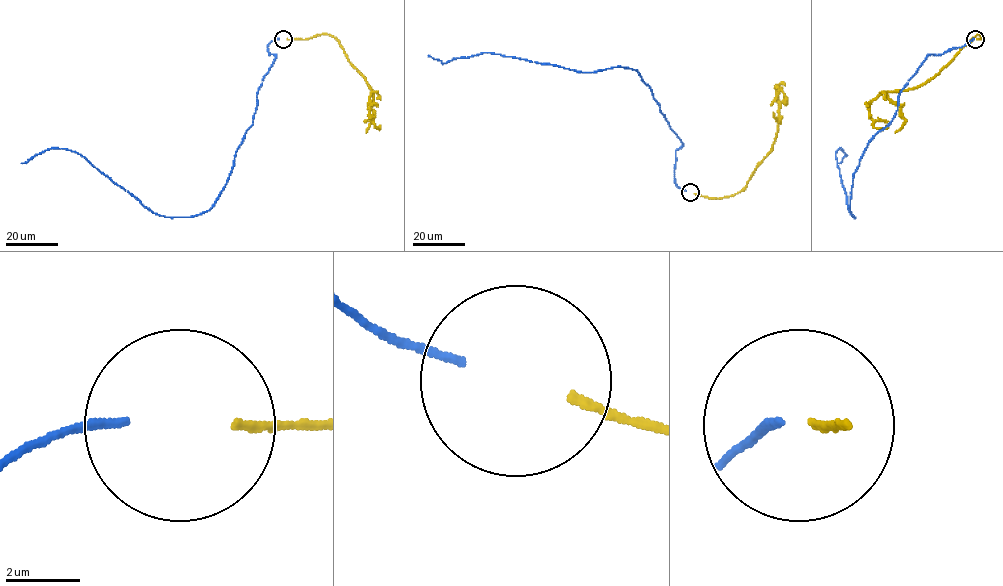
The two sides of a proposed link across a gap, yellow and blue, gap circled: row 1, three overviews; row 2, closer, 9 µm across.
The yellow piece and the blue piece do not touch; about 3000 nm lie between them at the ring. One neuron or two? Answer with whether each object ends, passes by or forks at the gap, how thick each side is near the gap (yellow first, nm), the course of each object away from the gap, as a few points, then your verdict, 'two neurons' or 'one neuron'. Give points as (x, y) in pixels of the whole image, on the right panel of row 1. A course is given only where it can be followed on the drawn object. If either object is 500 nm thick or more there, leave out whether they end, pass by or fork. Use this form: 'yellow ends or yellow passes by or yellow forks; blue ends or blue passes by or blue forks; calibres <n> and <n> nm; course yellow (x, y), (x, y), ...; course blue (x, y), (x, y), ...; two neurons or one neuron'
yellow ends; blue ends; calibres 220 and 200 nm; course yellow (976, 39), (981, 37), (979, 34), (921, 84), (881, 93), (870, 103), (869, 117), (876, 128), (888, 126); course blue (974, 39), (929, 54), (908, 80), (854, 174), (855, 217), (837, 165), (841, 148), (838, 163); one neuron

